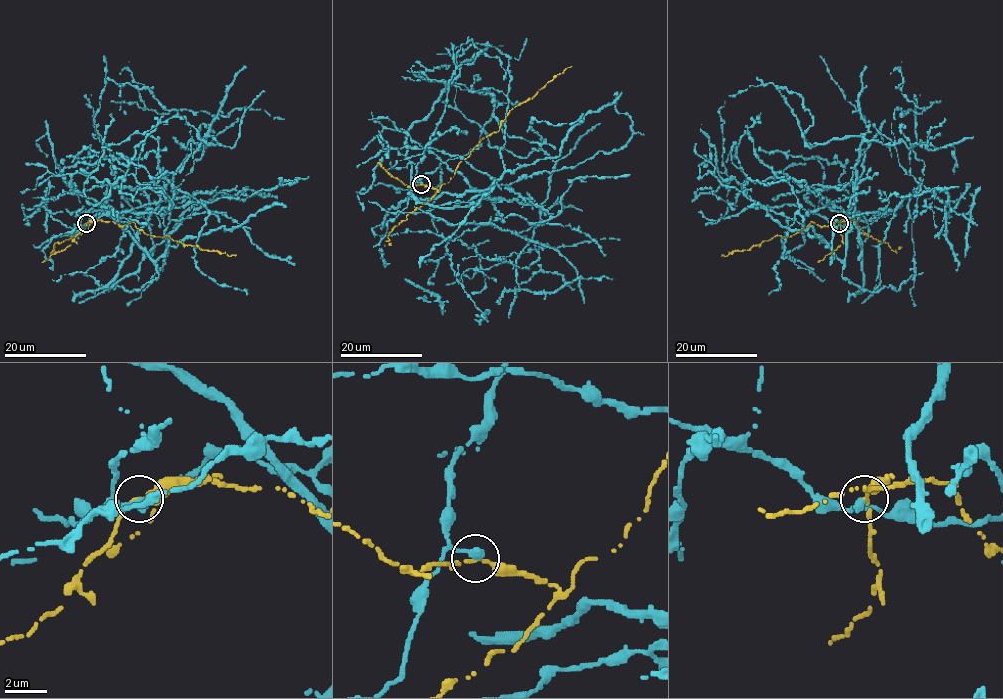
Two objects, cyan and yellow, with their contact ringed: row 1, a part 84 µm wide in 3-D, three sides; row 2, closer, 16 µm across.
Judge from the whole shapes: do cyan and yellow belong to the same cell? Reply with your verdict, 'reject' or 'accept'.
reject

